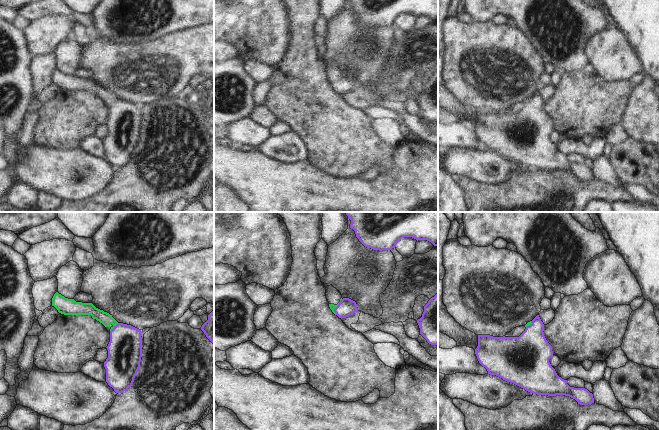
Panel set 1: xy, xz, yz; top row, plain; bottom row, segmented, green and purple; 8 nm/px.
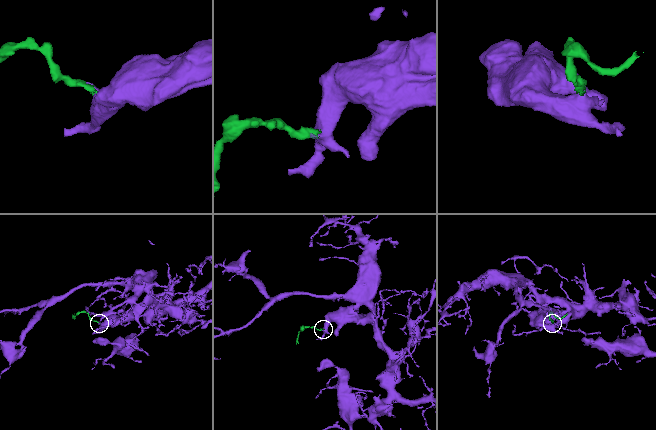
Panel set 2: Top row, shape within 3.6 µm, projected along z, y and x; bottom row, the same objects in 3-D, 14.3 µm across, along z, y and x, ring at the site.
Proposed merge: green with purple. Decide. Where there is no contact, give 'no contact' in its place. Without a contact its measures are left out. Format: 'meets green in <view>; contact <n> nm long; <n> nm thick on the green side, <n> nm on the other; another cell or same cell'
meets green in xy; contact 100 nm long; 100 nm thick on the green side, 280 nm on the other; same cell

